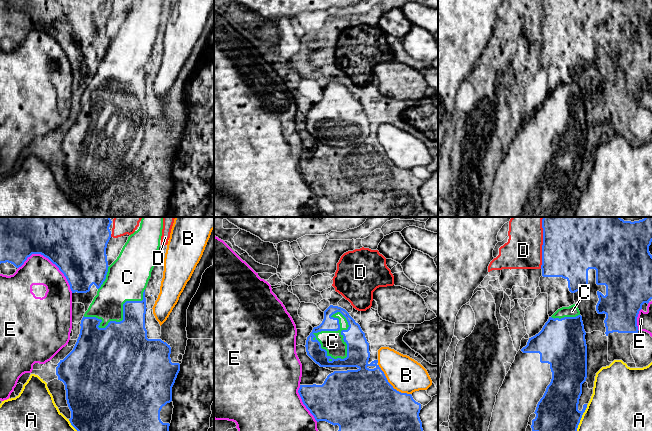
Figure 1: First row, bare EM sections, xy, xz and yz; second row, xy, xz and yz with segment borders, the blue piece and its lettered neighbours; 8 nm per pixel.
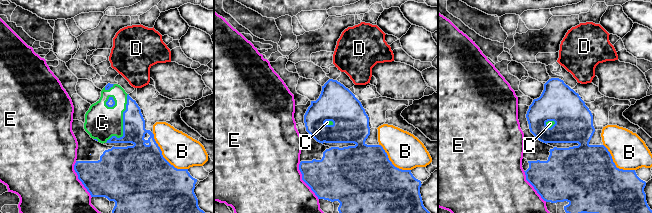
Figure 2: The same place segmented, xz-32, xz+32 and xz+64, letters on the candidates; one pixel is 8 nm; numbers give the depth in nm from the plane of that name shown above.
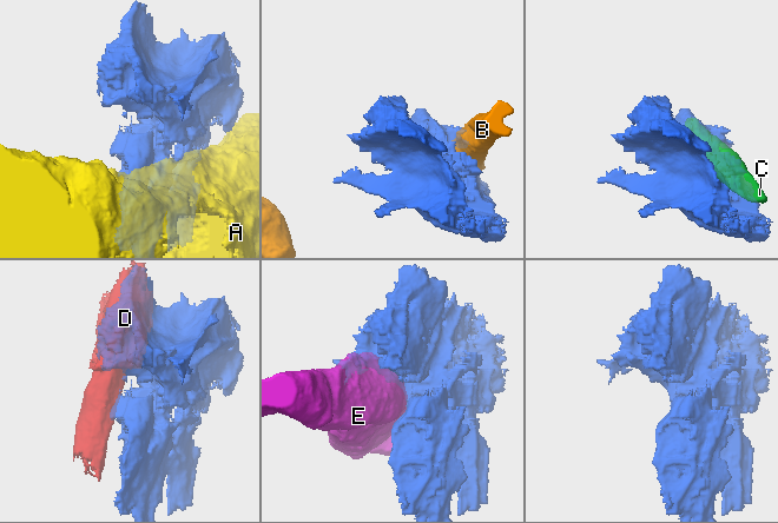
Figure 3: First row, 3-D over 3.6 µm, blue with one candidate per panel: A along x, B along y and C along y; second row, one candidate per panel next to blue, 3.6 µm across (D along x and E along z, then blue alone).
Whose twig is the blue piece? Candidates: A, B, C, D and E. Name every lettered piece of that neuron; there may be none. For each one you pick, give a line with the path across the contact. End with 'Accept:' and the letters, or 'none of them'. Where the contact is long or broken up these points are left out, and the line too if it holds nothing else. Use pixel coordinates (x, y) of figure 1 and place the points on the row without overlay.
Accept: C

